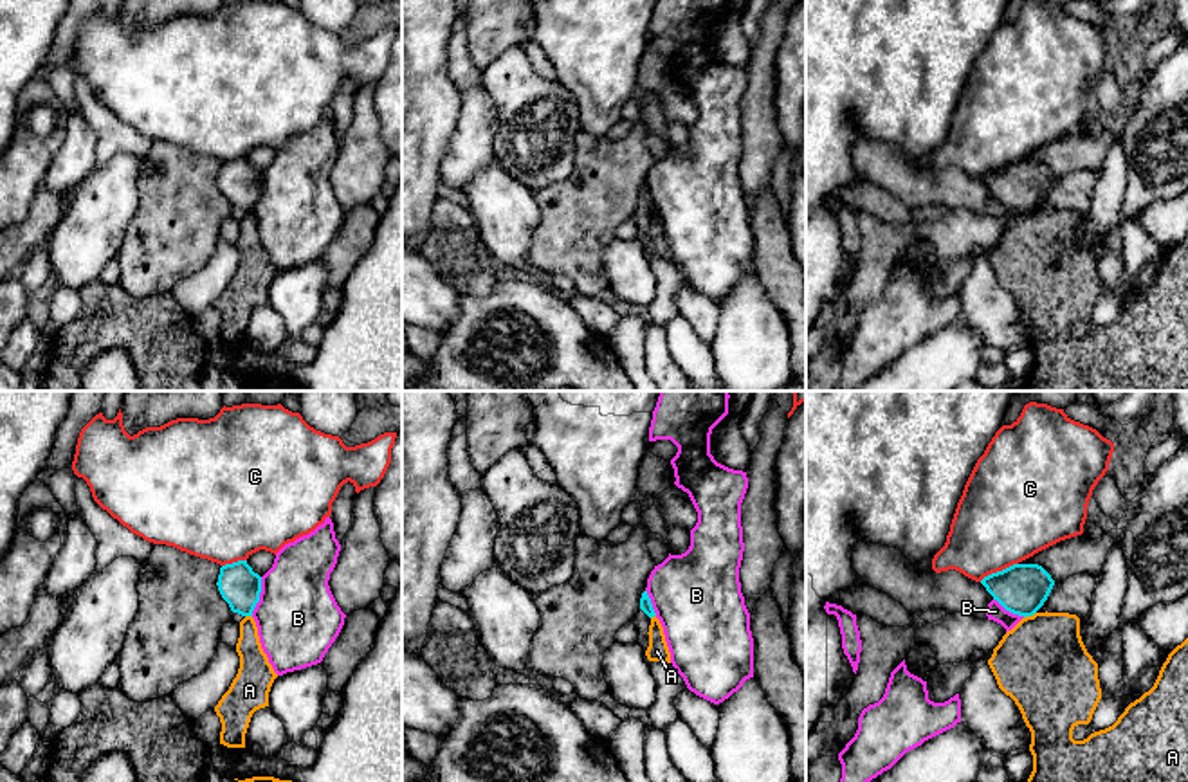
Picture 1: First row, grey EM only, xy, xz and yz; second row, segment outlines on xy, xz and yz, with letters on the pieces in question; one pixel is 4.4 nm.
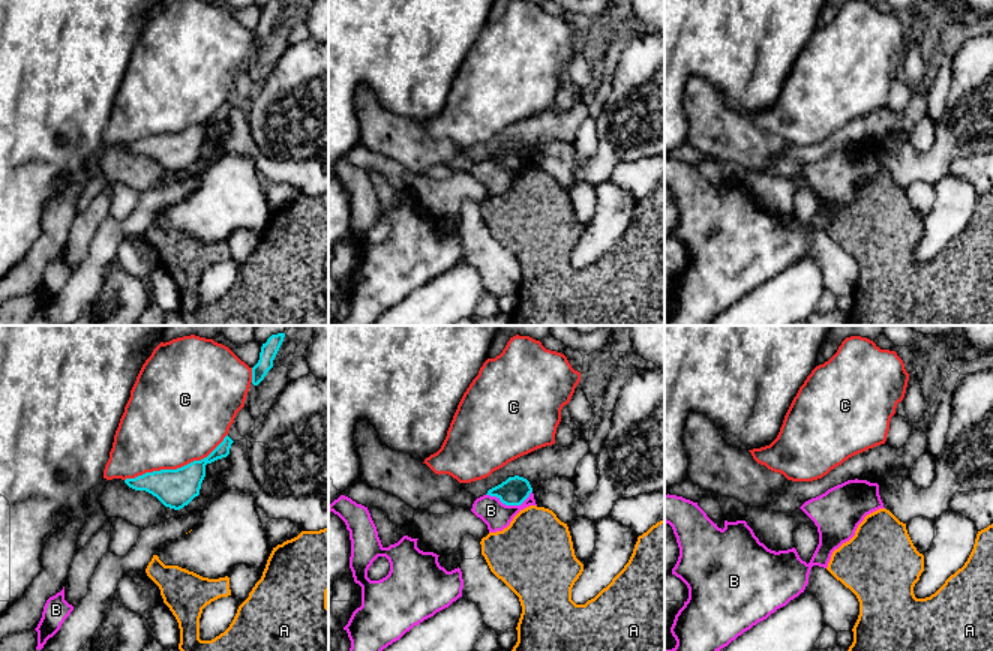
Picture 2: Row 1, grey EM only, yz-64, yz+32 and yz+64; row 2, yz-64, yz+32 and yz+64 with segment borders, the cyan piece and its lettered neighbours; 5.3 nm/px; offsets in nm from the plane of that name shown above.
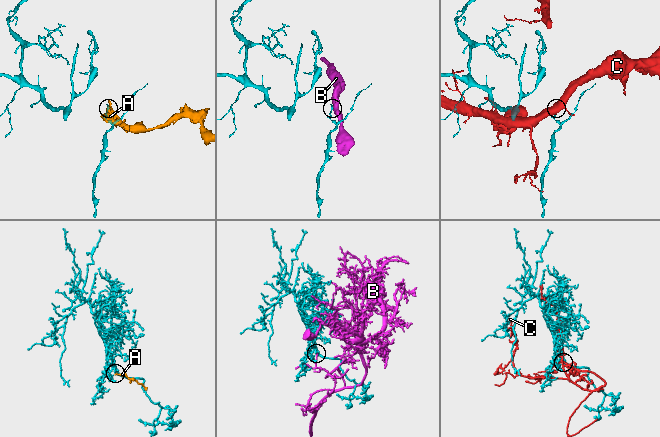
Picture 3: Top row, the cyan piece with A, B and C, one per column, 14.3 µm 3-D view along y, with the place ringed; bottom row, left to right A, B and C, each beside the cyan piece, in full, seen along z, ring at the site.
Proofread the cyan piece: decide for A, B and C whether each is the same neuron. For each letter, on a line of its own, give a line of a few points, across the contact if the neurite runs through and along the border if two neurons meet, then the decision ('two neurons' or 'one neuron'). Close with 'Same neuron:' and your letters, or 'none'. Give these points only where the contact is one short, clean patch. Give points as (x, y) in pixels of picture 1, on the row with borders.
A: line yz (1035, 611), (1024, 618); two neurons
B: line xy (262, 577), (260, 600), (251, 615); two neurons
C: two neurons
Same neuron: none

